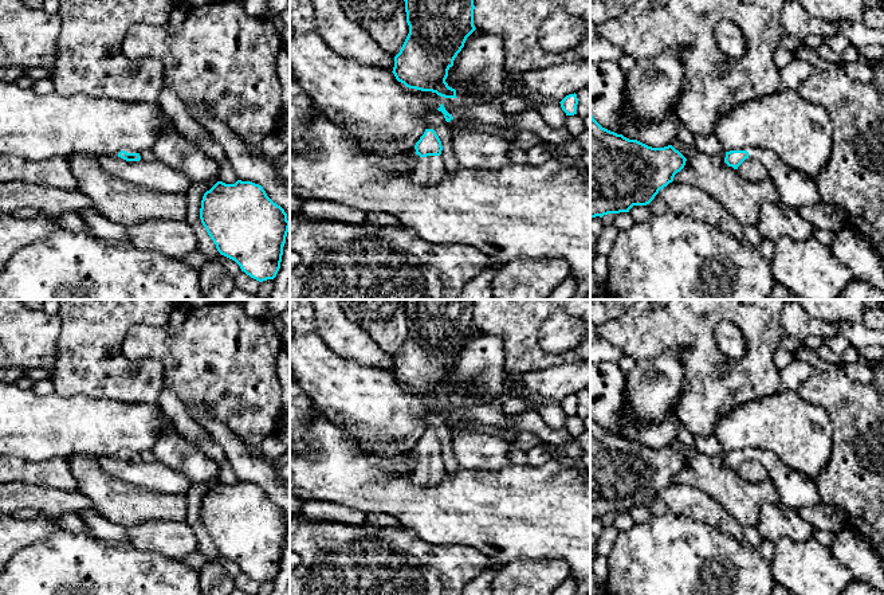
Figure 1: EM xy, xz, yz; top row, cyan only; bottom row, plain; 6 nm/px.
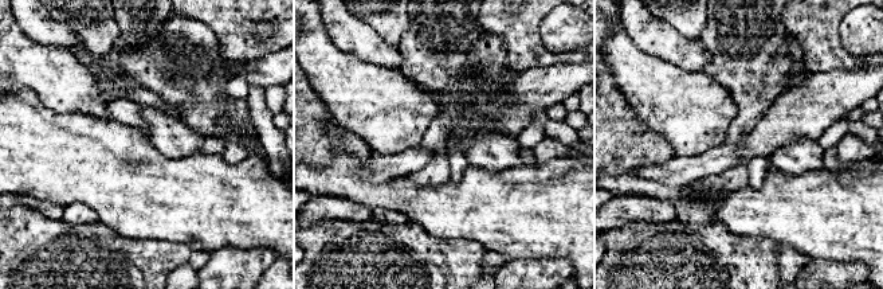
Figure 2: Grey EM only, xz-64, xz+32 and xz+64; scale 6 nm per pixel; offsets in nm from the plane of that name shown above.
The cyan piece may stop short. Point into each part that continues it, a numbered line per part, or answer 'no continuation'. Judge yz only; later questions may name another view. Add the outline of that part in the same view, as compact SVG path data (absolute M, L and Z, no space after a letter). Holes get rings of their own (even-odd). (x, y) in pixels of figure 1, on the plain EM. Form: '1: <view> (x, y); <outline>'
1: yz (794, 489); M759 449L747 450L749 459L761 461L774 482L781 502L799 509L801 506L816 506L821 502L816 481L787 467L774 453Z

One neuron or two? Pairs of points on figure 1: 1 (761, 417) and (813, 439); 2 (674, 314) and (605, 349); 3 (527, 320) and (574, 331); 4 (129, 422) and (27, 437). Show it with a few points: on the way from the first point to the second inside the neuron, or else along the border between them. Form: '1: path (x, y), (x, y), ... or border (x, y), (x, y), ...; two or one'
1: path (774, 423), (784, 423), (800, 434); one
2: border (604, 339), (623, 353); two
3: border (554, 313), (538, 332), (538, 344), (547, 353); two
4: path (103, 426), (52, 426); one

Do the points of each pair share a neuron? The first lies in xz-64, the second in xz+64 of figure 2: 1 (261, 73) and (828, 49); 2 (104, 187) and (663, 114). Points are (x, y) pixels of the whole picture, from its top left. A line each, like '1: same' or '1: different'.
1: different
2: different

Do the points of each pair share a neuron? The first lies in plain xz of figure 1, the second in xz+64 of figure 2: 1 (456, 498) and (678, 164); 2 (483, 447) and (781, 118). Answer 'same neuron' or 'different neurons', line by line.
1: different neurons
2: different neurons

